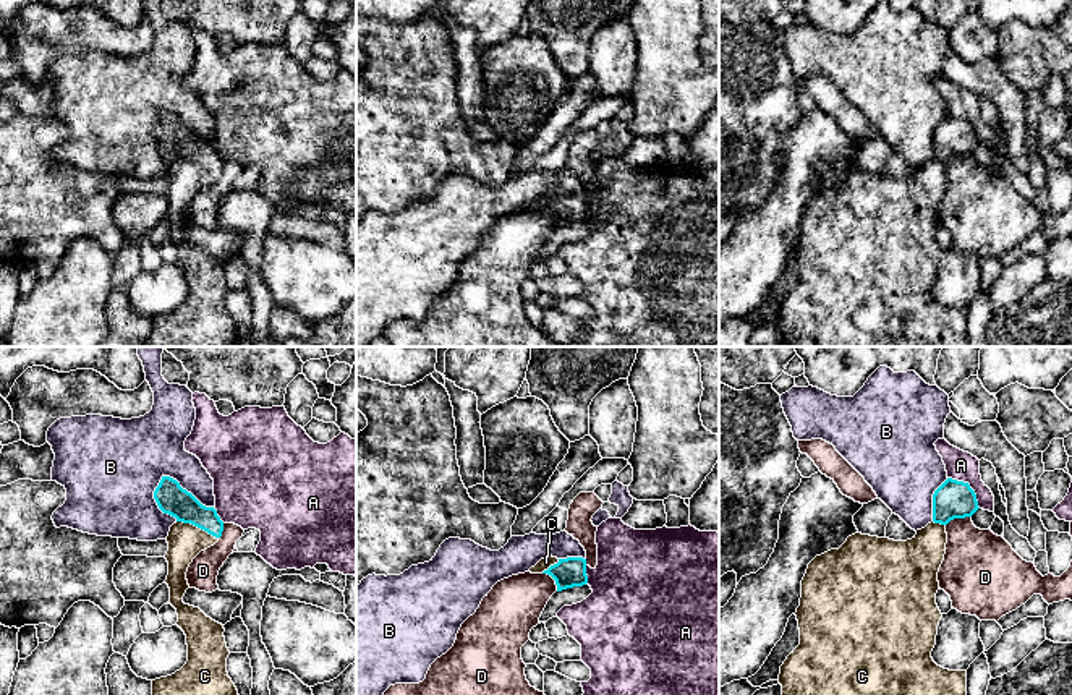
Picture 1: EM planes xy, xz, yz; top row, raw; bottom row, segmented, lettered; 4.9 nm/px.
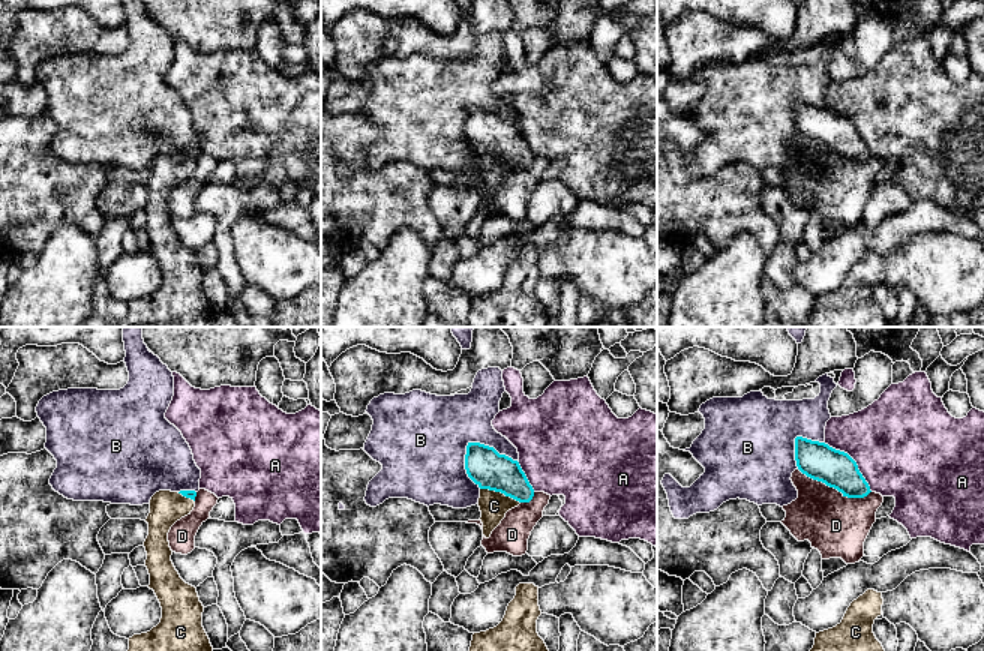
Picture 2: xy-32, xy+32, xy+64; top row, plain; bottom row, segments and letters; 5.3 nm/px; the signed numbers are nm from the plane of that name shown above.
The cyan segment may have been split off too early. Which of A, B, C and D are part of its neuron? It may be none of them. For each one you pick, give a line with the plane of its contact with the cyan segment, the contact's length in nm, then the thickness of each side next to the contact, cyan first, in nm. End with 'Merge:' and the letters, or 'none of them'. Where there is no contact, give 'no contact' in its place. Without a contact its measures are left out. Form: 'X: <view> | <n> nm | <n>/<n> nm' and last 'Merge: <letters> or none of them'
C: xy | 220 nm | 150/180 nm
Merge: C

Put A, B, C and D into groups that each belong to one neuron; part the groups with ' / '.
A / B / C / D

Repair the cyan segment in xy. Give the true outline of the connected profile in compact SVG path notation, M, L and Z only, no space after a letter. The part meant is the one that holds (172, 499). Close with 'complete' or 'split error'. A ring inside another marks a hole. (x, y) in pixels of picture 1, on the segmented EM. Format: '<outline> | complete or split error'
M162 476L154 499L164 514L177 518L167 543L170 604L177 609L177 625L186 635L188 661L172 676L152 680L152 695L238 695L227 672L230 654L223 625L199 608L183 603L189 588L186 572L193 559L214 546L223 531L223 522L214 507L202 505L170 476Z | split error

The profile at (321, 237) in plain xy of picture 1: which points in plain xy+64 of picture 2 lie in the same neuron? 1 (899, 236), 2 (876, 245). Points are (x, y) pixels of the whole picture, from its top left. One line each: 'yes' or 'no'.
1: yes
2: yes

